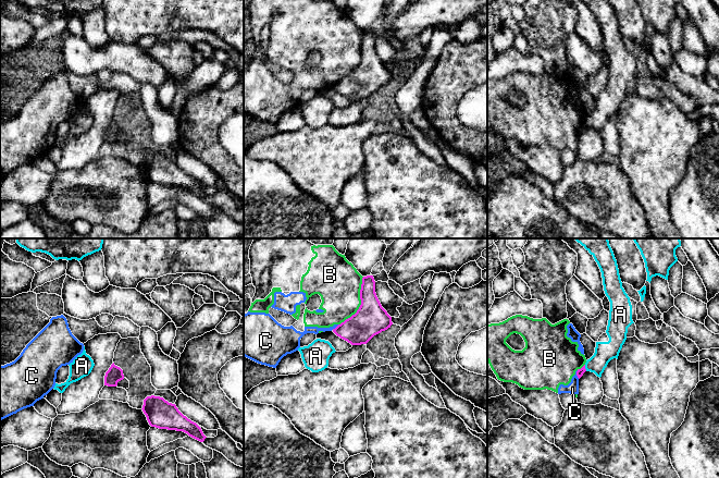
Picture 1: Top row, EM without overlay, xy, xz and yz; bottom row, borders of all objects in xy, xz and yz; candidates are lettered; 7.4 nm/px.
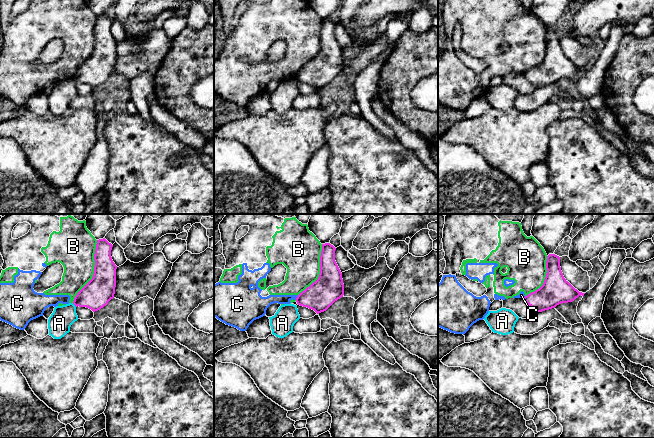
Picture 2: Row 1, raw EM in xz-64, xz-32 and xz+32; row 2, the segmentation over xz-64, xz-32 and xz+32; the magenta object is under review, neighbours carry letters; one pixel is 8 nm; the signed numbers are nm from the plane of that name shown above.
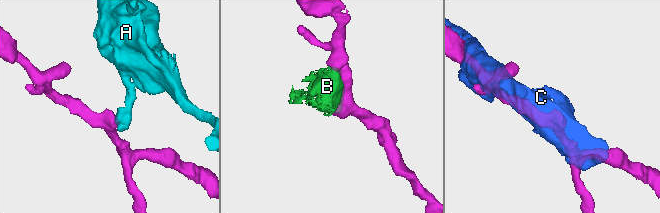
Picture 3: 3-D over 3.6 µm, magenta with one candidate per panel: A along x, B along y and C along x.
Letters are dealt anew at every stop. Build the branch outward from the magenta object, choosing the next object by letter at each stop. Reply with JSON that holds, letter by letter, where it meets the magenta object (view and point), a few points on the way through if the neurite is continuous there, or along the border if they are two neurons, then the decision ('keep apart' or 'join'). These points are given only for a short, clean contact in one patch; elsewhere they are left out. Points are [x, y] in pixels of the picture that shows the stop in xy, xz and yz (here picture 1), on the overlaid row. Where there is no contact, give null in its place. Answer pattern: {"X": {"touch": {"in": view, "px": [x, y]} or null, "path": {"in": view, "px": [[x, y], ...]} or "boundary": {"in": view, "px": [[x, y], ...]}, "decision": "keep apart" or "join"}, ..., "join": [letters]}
{"A": {"touch": {"in": "yz", "px": [584, 368]}, "boundary": {"in": "yz", "px": [[584, 365], [586, 370]]}, "decision": "keep apart"}, "B": {"touch": {"in": "xz", "px": [361, 303]}, "decision": "keep apart"}, "C": {"touch": {"in": "yz", "px": [577, 375]}, "decision": "keep apart"}, "join": []}

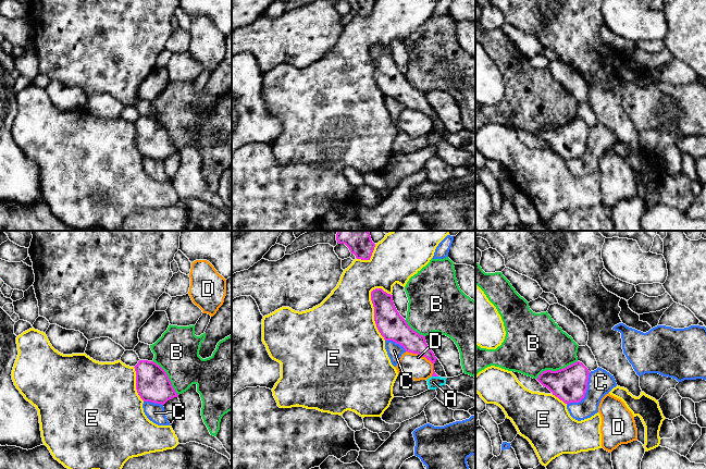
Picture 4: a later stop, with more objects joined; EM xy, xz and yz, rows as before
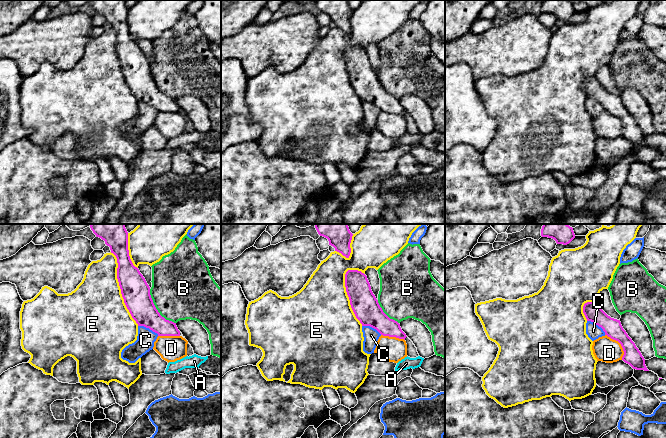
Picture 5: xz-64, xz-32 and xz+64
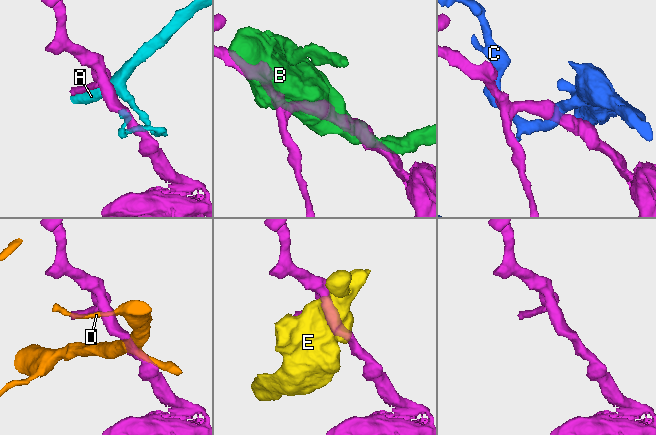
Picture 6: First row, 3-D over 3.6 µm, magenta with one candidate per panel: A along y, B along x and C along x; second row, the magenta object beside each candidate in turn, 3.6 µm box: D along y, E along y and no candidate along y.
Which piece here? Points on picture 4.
{"A": {"touch": {"in": "xz", "px": [435, 375]}, "boundary": {"in": "xz", "px": [[432, 375], [437, 377]]}, "decision": "keep apart"}, "B": {"touch": {"in": "yz", "px": [557, 370]}, "decision": "keep apart"}, "C": {"touch": {"in": "yz", "px": [585, 392]}, "boundary": {"in": "yz", "px": [[590, 372], [585, 395], [580, 400], [570, 402], [567, 405]]}, "decision": "keep apart"}, "D": {"touch": {"in": "xz", "px": [425, 357]}, "boundary": {"in": "xz", "px": [[406, 350], [424, 356], [432, 363], [432, 375]]}, "decision": "keep apart"}, "E": {"touch": {"in": "xz", "px": [374, 313]}, "decision": "keep apart"}, "join": []}

